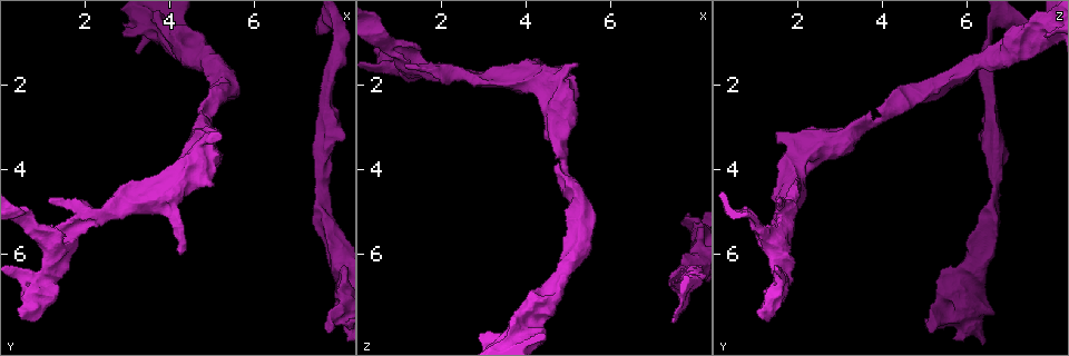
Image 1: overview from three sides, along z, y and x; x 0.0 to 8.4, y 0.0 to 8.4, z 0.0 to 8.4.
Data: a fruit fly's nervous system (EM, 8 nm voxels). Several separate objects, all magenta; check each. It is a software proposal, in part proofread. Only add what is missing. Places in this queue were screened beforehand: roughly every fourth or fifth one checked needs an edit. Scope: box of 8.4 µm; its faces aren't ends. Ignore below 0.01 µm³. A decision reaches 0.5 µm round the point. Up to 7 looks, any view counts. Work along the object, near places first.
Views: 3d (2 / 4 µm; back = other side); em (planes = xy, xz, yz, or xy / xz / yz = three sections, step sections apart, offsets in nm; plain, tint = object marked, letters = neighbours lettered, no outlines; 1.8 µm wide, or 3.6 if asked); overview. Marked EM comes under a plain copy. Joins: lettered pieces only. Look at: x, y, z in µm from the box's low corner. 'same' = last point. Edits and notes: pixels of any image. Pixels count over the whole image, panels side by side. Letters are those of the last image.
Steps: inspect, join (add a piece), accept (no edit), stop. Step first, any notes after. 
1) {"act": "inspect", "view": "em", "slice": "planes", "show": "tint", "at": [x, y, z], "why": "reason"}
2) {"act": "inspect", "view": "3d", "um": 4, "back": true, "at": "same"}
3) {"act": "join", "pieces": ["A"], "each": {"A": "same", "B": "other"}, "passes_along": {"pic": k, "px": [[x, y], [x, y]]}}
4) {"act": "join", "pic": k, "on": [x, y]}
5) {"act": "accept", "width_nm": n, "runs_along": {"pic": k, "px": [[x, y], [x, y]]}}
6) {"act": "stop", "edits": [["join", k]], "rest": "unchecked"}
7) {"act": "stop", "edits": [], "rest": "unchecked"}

{"act": "inspect", "view": "em", "slice": "yz", "step": 16, "show": "letters", "at": [0.60, 6.60, 1.55], "why": "sudden change in width"}

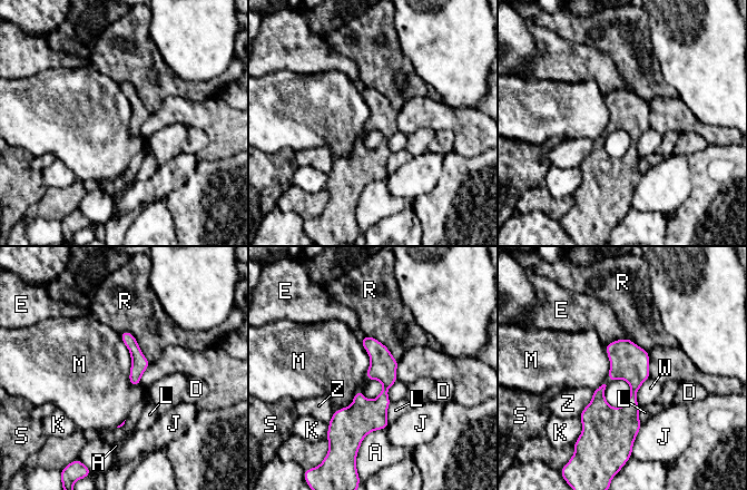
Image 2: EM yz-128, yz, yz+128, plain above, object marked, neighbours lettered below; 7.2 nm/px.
{"act": "accept", "each": {"A": "other", "D": "other", "E": "other", "J": "other", "K": "other", "L": "other", "M": "other", "R": "other", "S": "other", "W": "other", "Z": "other"}, "border": {"pic": 2, "px": [[119, 334], [138, 385]]}, "found": "none of them fits"}

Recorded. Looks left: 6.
{"act": "inspect", "view": "3d", "um": 2, "at": [1.65, 5.15, 1.55], "why": "an open end"}

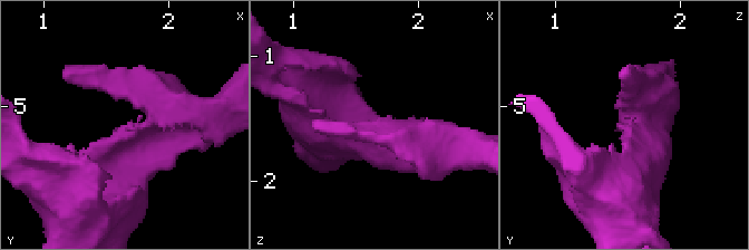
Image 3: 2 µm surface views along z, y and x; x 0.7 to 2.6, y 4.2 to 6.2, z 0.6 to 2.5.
{"act": "inspect", "view": "em", "slice": "xz", "step": 8, "show": "tint", "at": [1.62, 5.18, 1.54], "why": "now the EM"}

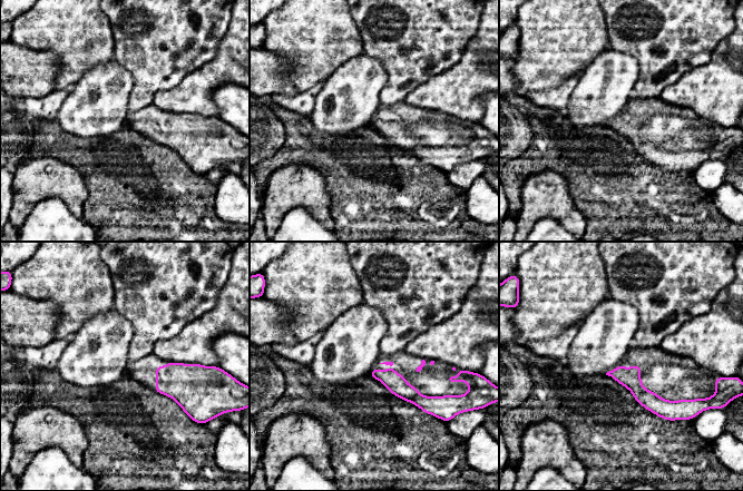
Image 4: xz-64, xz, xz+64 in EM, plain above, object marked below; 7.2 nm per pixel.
{"act": "inspect", "view": "em", "slice": "planes", "show": "letters", "at": "same", "why": "cut it another way"}

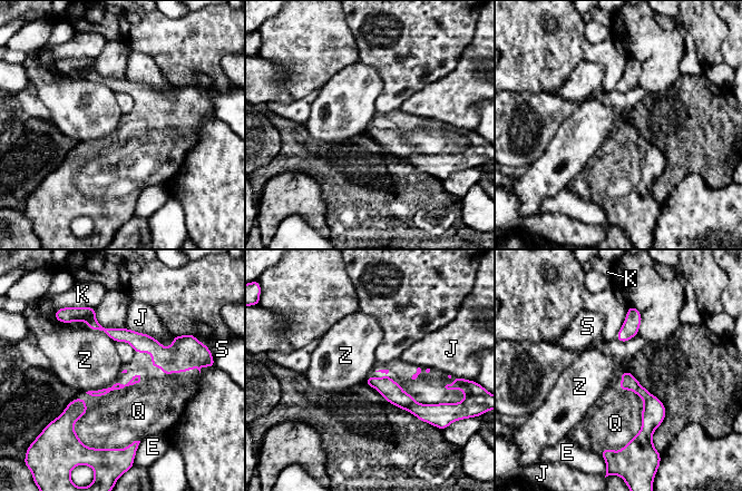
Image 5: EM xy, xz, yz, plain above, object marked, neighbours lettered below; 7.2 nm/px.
{"act": "join", "pieces": ["Q"], "longest_contact_nm": ["Q", 420], "each": {"E": "other", "J": "other", "K": "other", "Q": "same", "S": "other", "Z": "other"}, "passes_along": {"pic": 5, "px": [[640, 450], [642, 415], [615, 423]]}, "found": "the neuron continues"}

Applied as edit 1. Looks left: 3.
{"act": "stop", "edits": [["join", 5]], "rest": "unchecked"}

